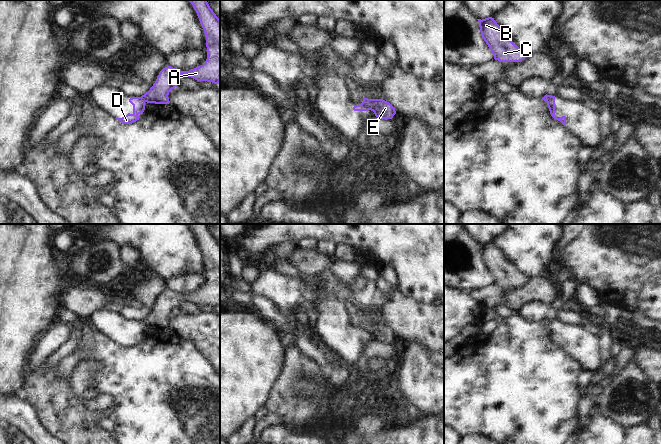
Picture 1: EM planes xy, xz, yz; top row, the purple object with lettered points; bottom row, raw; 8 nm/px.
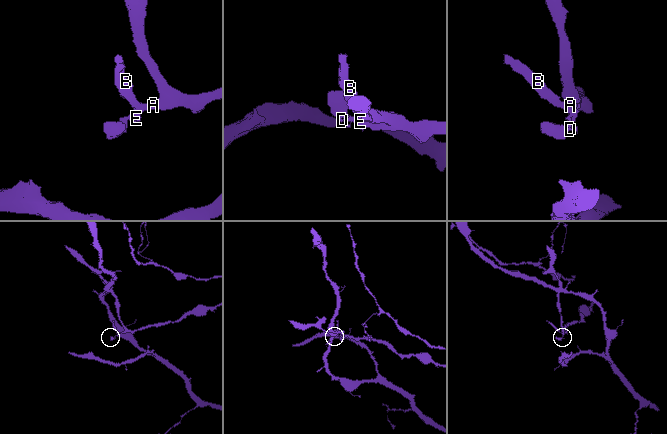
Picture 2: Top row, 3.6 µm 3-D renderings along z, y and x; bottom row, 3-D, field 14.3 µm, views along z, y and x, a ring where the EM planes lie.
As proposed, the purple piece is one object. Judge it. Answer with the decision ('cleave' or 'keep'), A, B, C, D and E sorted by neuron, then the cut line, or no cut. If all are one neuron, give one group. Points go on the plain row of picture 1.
cleave | A B C E / D | xz (359, 328), (365, 329), (369, 333)

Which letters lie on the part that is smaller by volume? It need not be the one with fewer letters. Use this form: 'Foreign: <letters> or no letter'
Foreign: D

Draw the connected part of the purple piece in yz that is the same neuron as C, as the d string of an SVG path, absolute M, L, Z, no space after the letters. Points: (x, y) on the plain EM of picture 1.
M492 241L477 243L481 260L491 274L494 283L500 286L521 286L529 278L509 264L503 253Z

